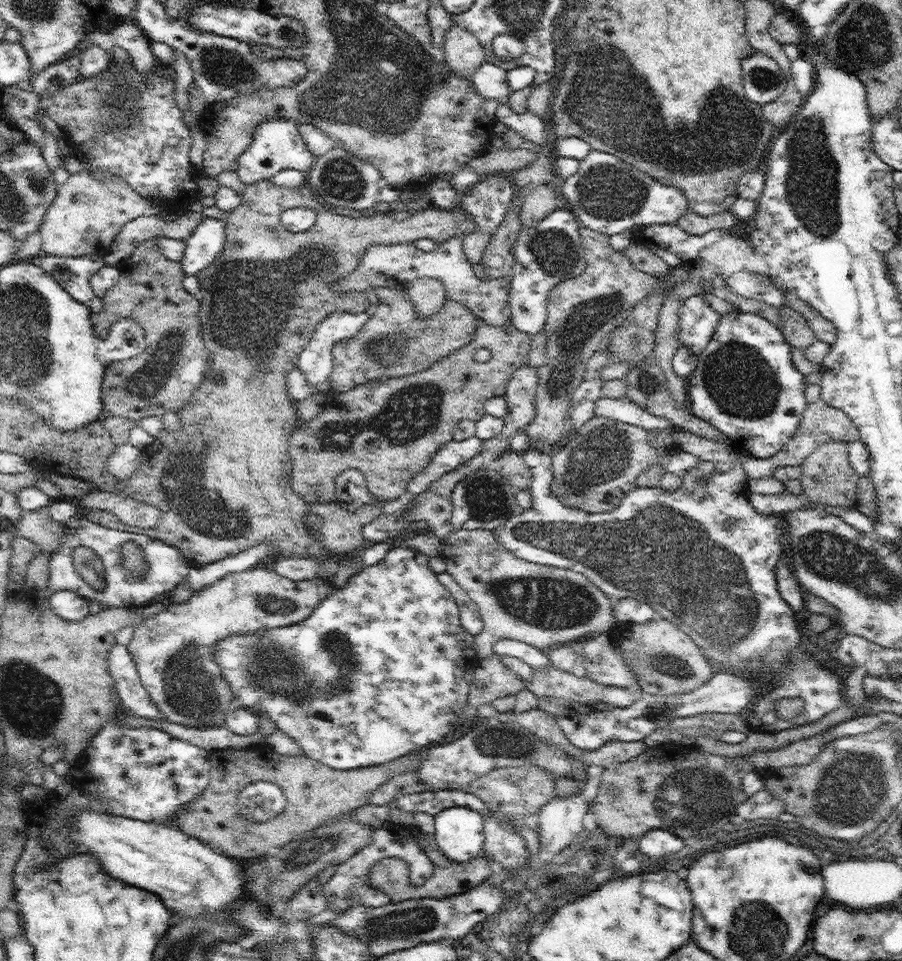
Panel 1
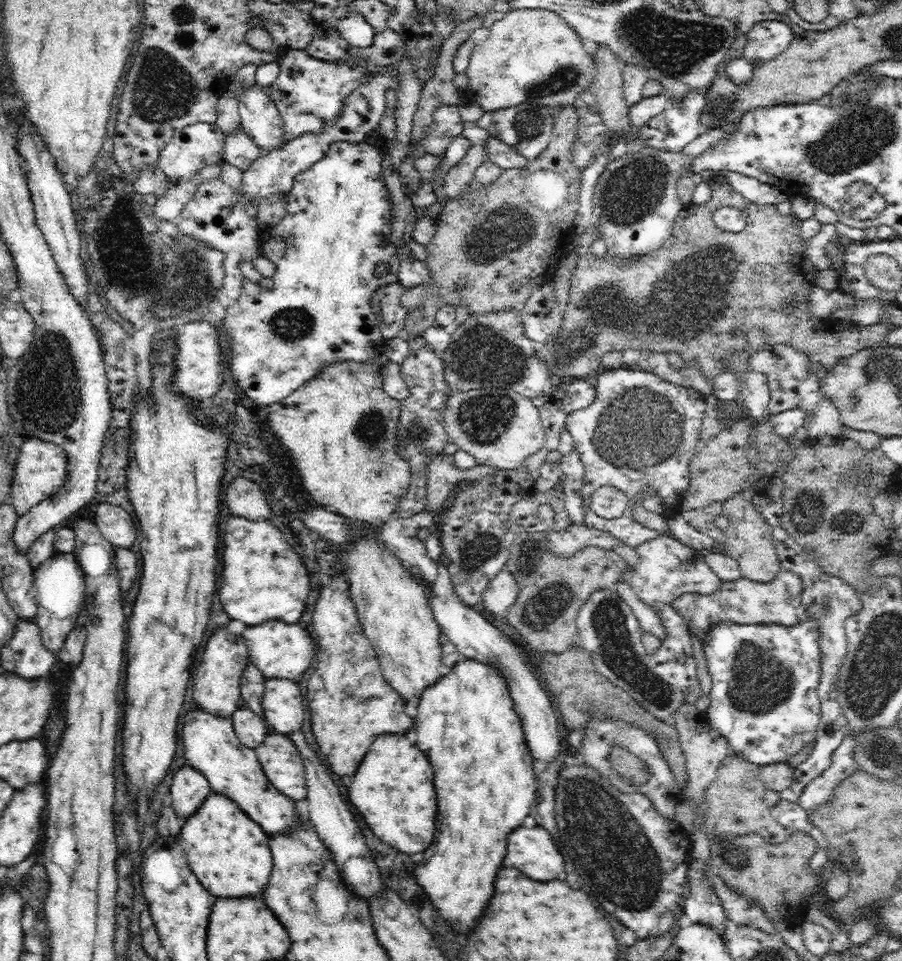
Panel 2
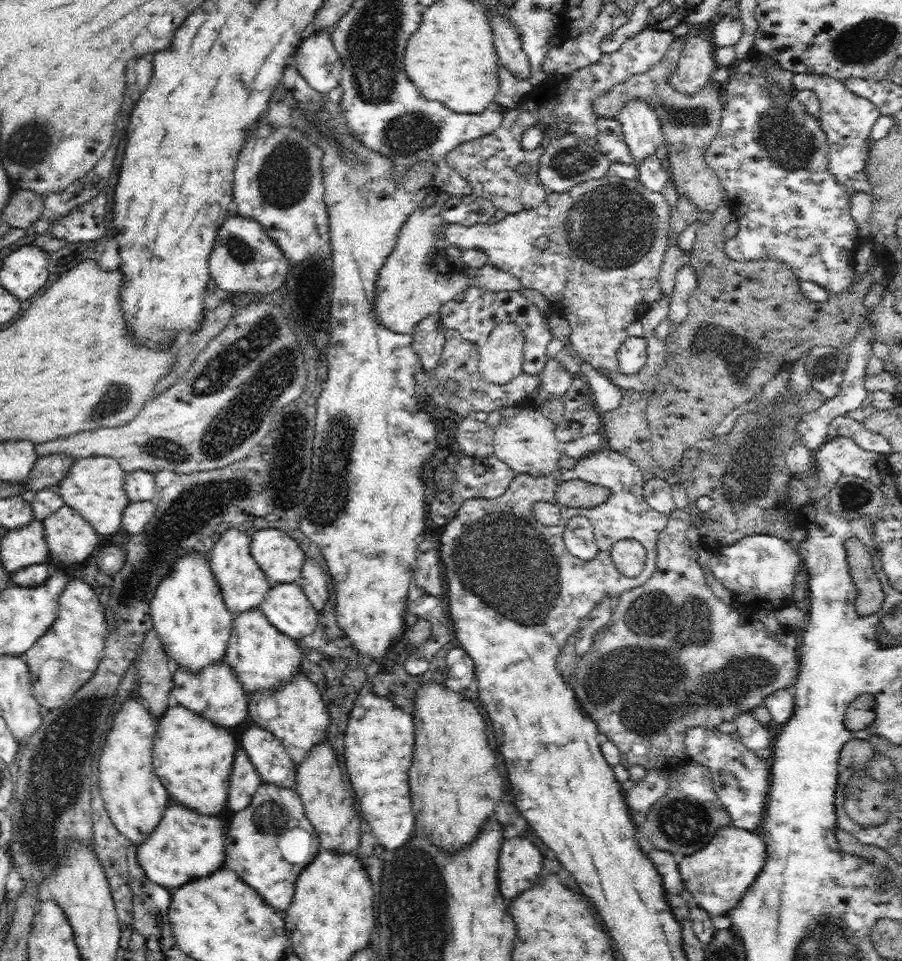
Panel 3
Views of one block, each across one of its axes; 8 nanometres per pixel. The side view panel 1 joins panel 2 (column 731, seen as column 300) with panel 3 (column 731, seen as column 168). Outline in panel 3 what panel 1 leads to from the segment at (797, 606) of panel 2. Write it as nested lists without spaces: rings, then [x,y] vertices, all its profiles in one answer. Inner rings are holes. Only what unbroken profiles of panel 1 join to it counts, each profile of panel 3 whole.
[[[675,509],[672,514],[668,514],[667,526],[663,532],[660,532],[657,540],[657,556],[656,571],[646,580],[646,584],[623,592],[615,599],[615,607],[612,612],[610,622],[593,638],[590,650],[581,656],[578,661],[578,668],[571,678],[572,688],[576,690],[576,696],[581,707],[588,713],[588,716],[595,721],[599,733],[604,734],[618,748],[621,764],[629,769],[632,765],[643,766],[648,769],[665,769],[669,770],[678,764],[683,764],[687,758],[685,746],[685,733],[690,728],[695,727],[719,727],[722,722],[734,721],[740,712],[749,712],[756,706],[764,704],[766,698],[773,692],[780,689],[794,688],[795,680],[798,676],[799,666],[798,658],[796,658],[796,637],[794,629],[786,628],[782,630],[782,634],[772,634],[768,632],[764,623],[759,624],[762,631],[760,638],[760,630],[752,625],[752,634],[748,636],[746,632],[742,634],[742,630],[746,628],[748,618],[742,618],[736,611],[736,605],[730,605],[722,599],[718,599],[712,592],[710,585],[706,583],[706,577],[702,572],[702,567],[698,562],[698,553],[694,546],[690,545],[690,541],[686,537],[686,530],[691,526],[691,520],[687,509]]]

